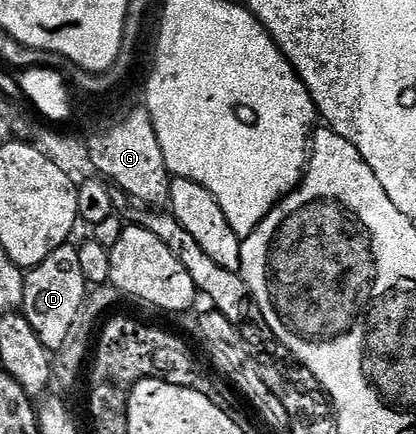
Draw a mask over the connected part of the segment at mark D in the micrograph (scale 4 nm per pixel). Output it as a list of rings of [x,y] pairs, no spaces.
[[[71,242],[62,244],[53,250],[53,254],[49,254],[49,258],[26,273],[21,314],[29,326],[33,326],[37,338],[41,338],[46,348],[58,350],[65,346],[65,338],[69,338],[69,330],[73,330],[73,322],[77,322],[77,314],[87,300],[88,291],[78,247]]]

